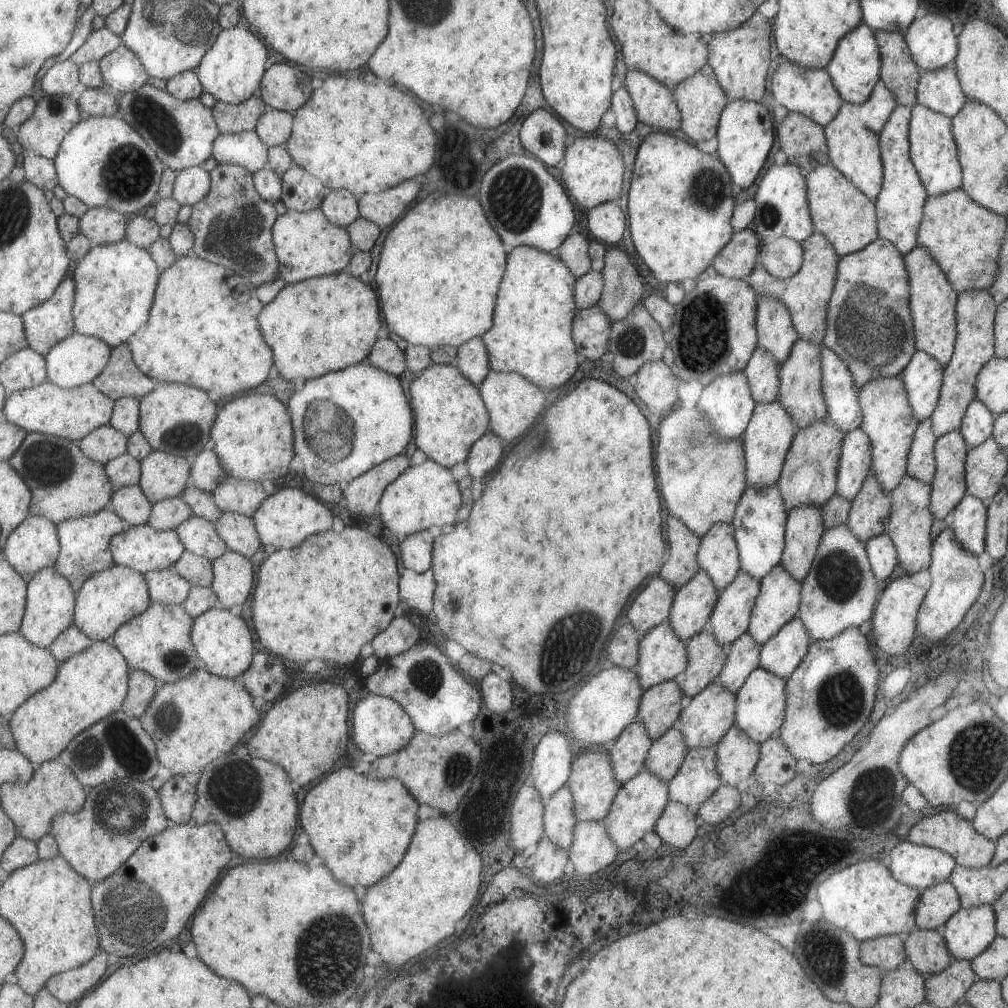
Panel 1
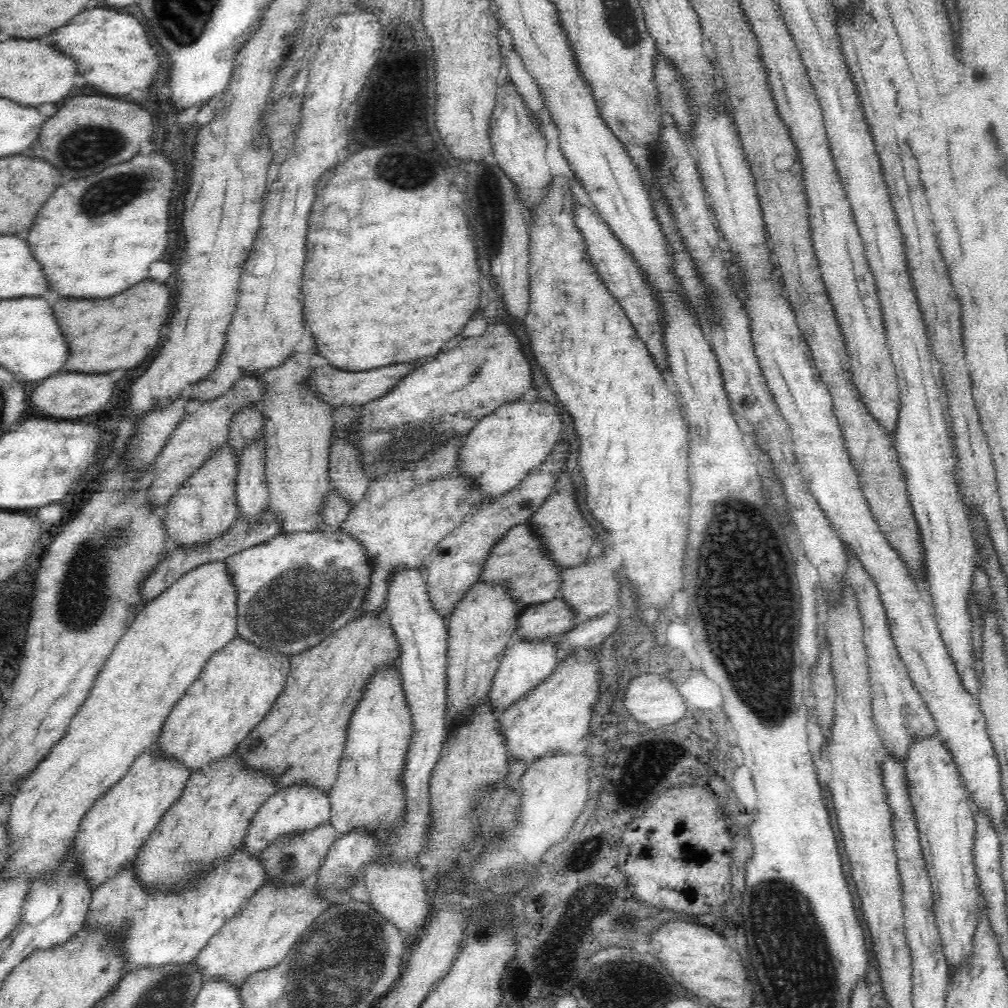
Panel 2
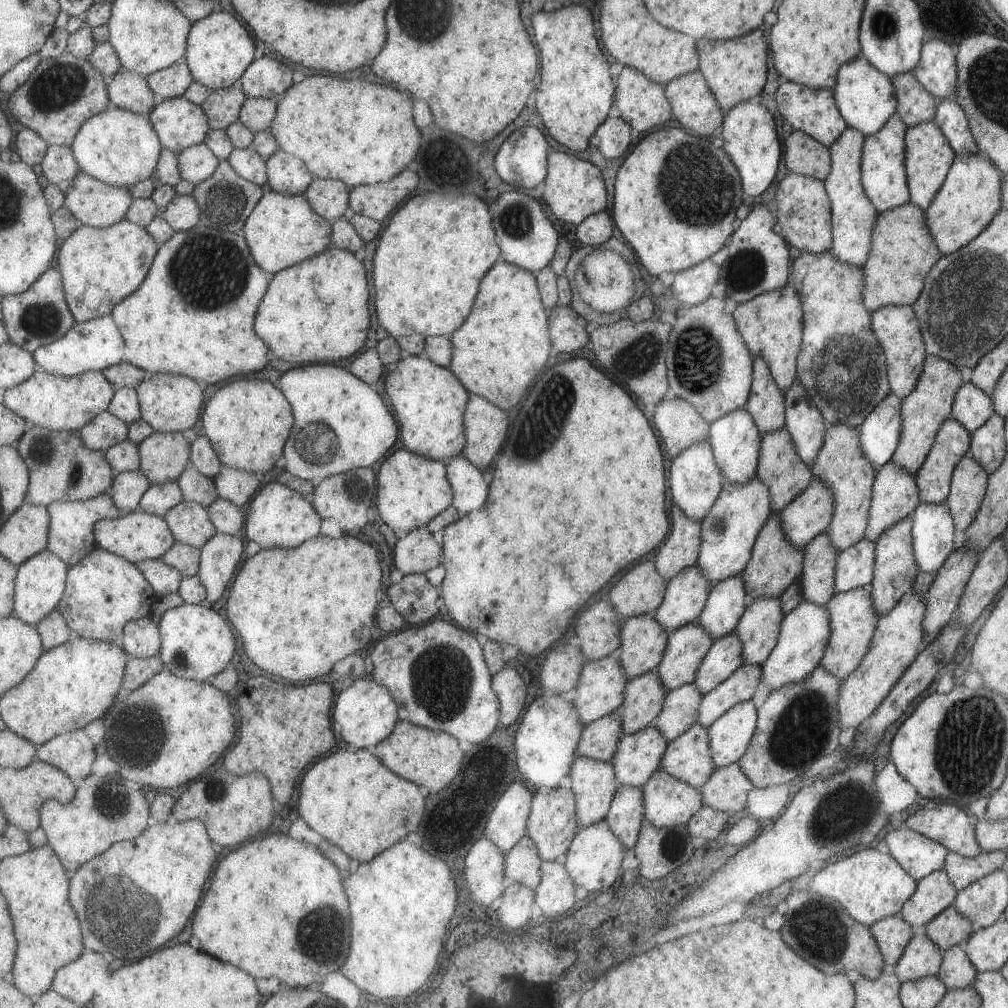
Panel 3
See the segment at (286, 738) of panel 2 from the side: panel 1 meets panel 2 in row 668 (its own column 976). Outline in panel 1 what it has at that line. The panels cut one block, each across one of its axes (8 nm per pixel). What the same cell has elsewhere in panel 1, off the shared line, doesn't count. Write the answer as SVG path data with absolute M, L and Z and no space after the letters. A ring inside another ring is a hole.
M986 290L963 291L956 294L954 352L944 367L937 405L929 416L935 438L958 430L967 406L975 399L977 374L994 357L993 322L996 306L991 294Z

